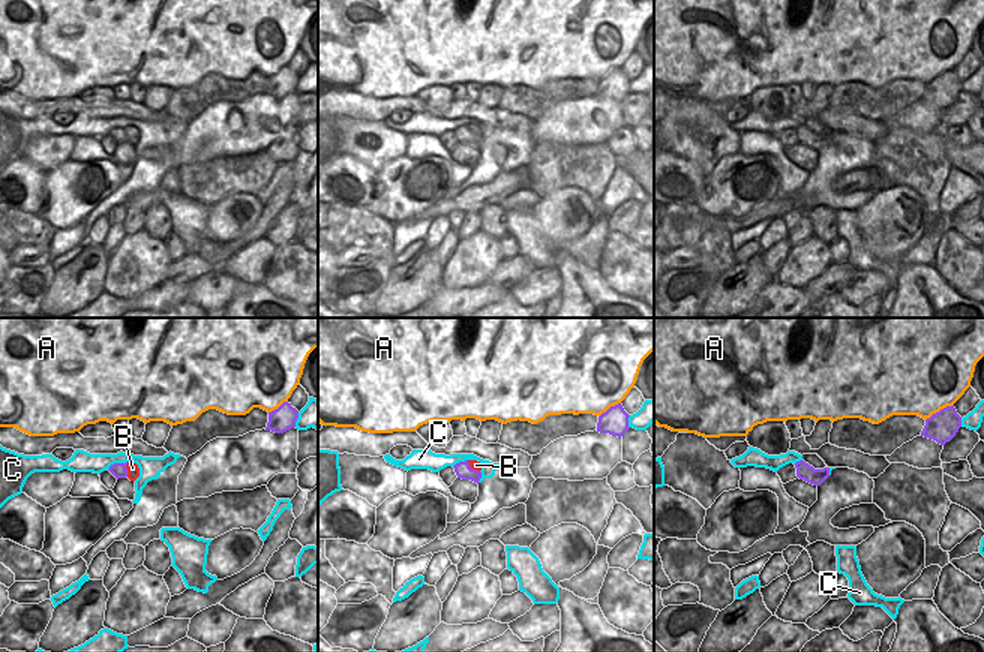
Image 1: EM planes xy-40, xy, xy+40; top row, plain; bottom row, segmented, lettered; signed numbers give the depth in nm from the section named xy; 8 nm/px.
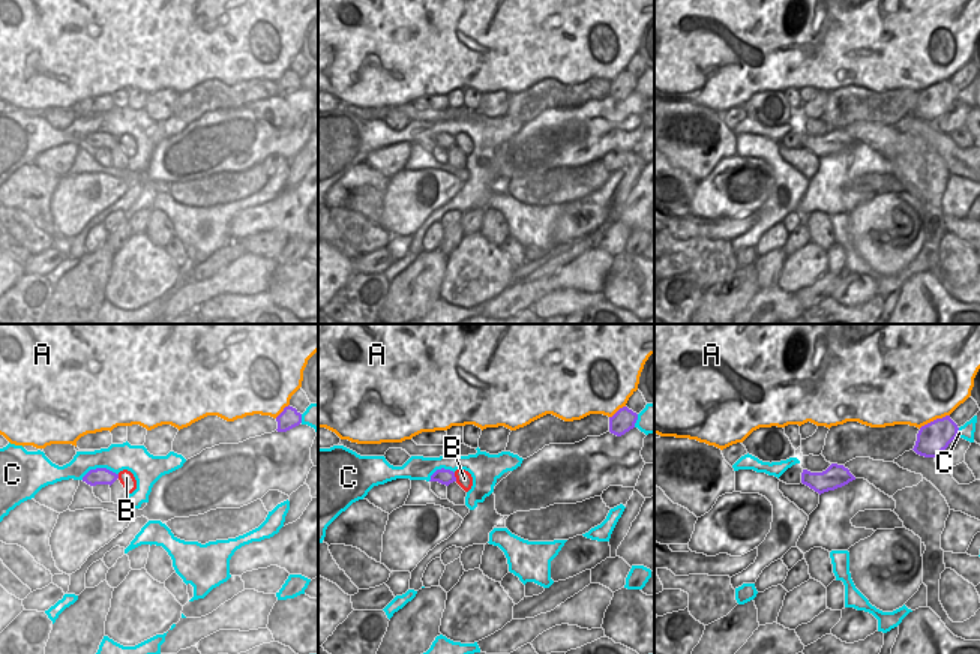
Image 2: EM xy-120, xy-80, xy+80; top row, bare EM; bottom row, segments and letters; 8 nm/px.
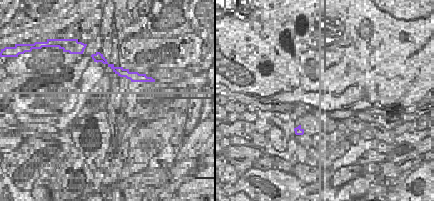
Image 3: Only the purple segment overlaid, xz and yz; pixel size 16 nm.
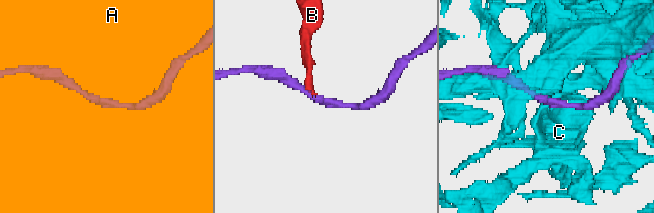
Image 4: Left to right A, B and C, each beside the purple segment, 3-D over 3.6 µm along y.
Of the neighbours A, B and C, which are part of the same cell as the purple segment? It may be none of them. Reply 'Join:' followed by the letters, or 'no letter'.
Join: no letter

